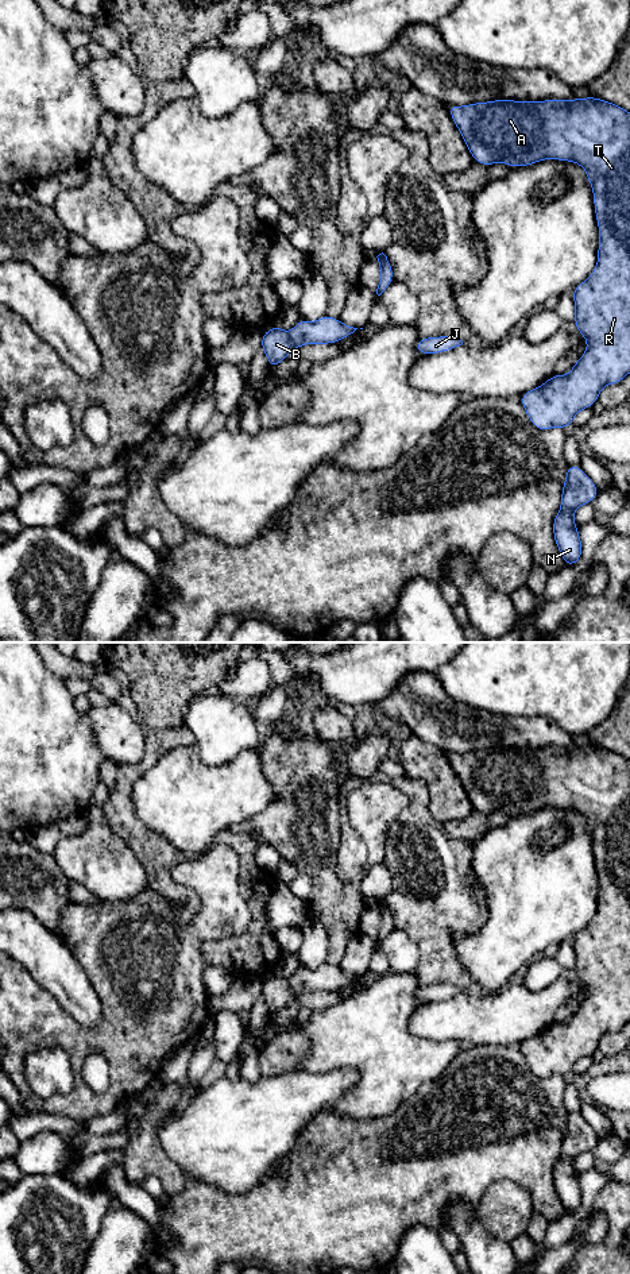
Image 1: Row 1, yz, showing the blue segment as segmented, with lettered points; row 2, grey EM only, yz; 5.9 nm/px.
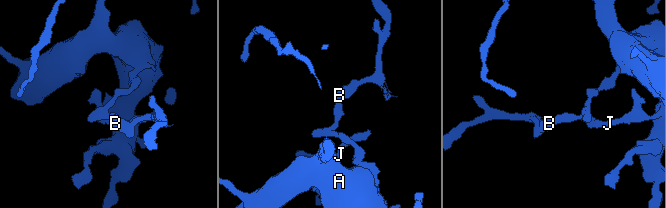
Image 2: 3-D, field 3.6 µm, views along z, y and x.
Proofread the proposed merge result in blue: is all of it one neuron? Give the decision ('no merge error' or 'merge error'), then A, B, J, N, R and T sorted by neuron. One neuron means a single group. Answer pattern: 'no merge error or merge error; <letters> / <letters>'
merge error; A J N R T / B

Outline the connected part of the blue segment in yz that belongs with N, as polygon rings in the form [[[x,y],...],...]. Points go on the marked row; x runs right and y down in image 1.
[[[580,466],[568,467],[561,491],[561,510],[556,513],[553,520],[554,543],[565,565],[576,564],[583,555],[581,540],[573,514],[579,506],[591,503],[598,493],[598,487]]]

